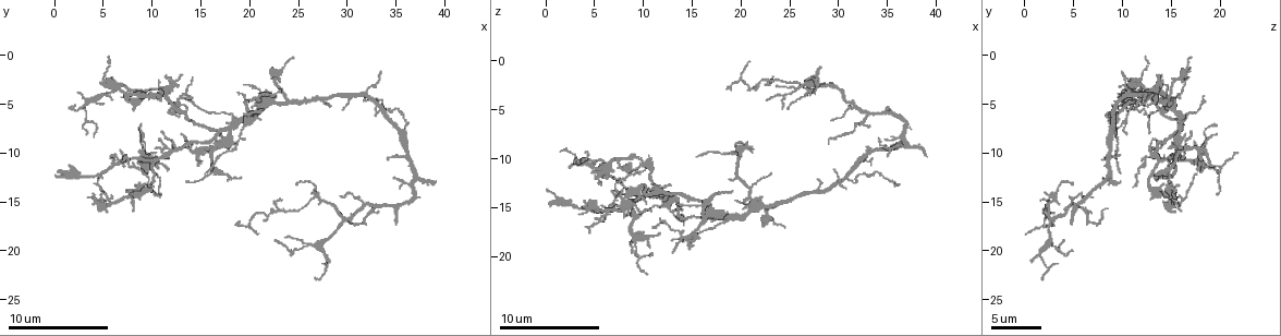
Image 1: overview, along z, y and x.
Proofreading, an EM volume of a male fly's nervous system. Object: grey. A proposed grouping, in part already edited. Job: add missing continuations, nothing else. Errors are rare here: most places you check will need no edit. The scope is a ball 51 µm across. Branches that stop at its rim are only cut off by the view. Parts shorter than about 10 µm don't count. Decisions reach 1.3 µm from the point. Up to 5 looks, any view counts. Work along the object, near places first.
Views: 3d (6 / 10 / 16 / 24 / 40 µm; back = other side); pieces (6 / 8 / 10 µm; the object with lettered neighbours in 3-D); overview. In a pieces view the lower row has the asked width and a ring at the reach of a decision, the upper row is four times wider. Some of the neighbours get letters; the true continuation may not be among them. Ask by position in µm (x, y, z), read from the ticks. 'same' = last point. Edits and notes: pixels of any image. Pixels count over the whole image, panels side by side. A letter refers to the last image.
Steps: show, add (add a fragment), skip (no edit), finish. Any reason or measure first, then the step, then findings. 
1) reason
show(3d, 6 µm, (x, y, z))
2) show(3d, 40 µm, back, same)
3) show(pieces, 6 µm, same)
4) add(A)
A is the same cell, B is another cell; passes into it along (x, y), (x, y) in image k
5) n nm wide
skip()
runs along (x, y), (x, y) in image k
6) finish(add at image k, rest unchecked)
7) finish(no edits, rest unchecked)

an open end
show(pieces, 8 µm, (10.8, 8.6, 13.2))

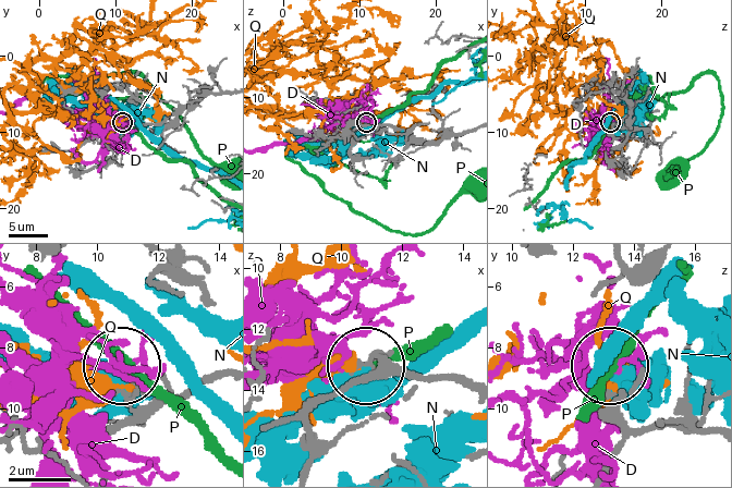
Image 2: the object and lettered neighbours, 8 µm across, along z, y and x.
skip()
D, N, P and Q are other cells; no lettered fragment goes on from it

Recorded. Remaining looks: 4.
tapers out
show(3d, 6 µm, (14.8, 11.2, 19.0))

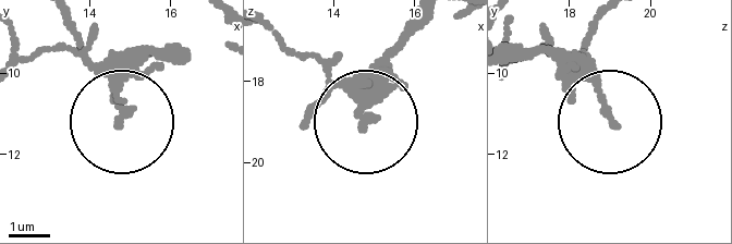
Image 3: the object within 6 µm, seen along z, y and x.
show(pieces, 10 µm, (14.80, 11.15, 19.00))

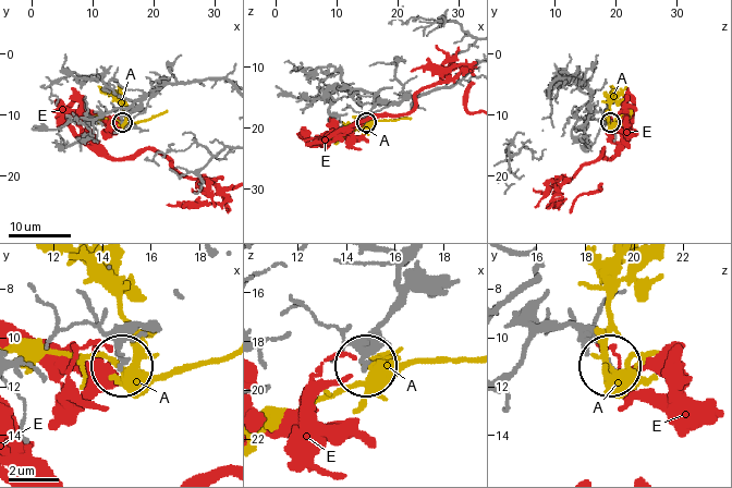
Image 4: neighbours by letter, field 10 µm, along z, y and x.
170 nm wide
skip()
A and E are other cells; none of them fits

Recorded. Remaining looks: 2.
free end
show(3d, 10 µm, (3.8, 8.4, 9.4))

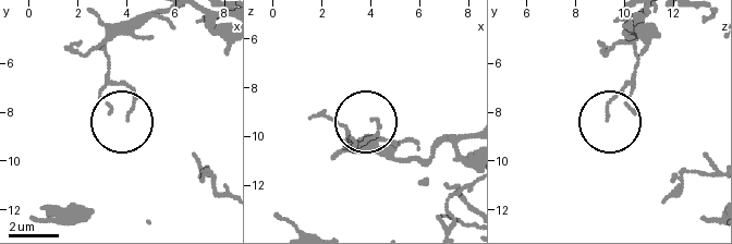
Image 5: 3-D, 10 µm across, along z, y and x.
what lies round it
show(pieces, 6 µm, (4.1, 8.3, 9.3))

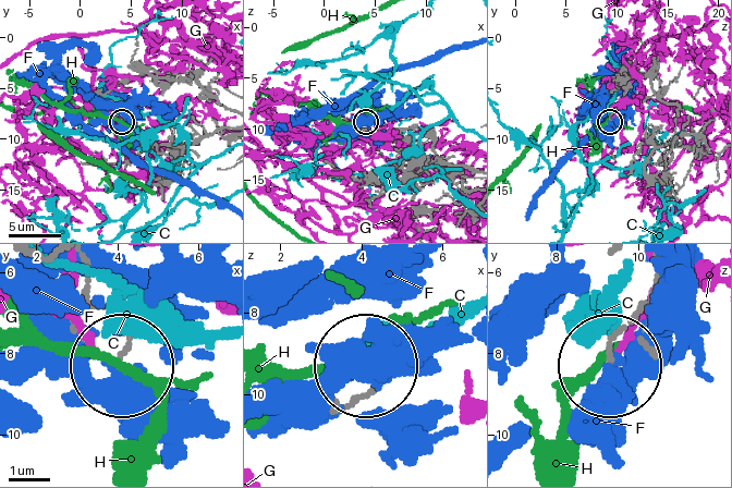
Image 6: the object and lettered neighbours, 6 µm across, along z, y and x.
skip()
C, F, G and H are other cells; no lettered fragment goes on from it

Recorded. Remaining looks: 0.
finish(no edits, rest unchecked)

